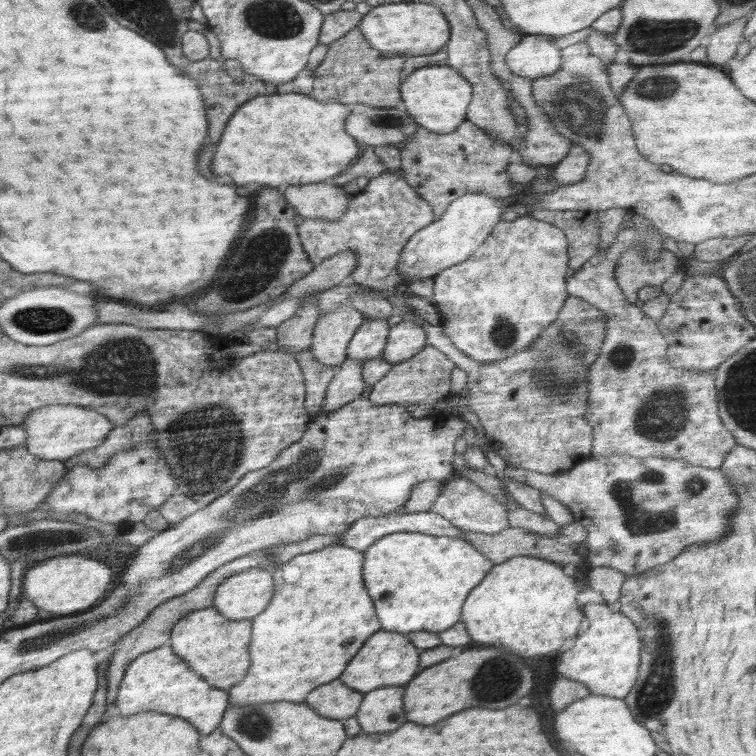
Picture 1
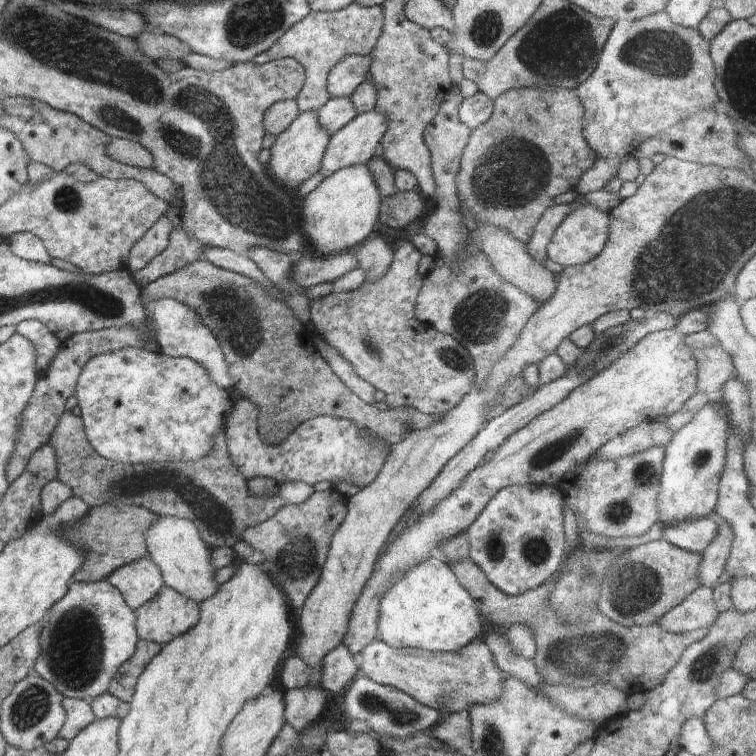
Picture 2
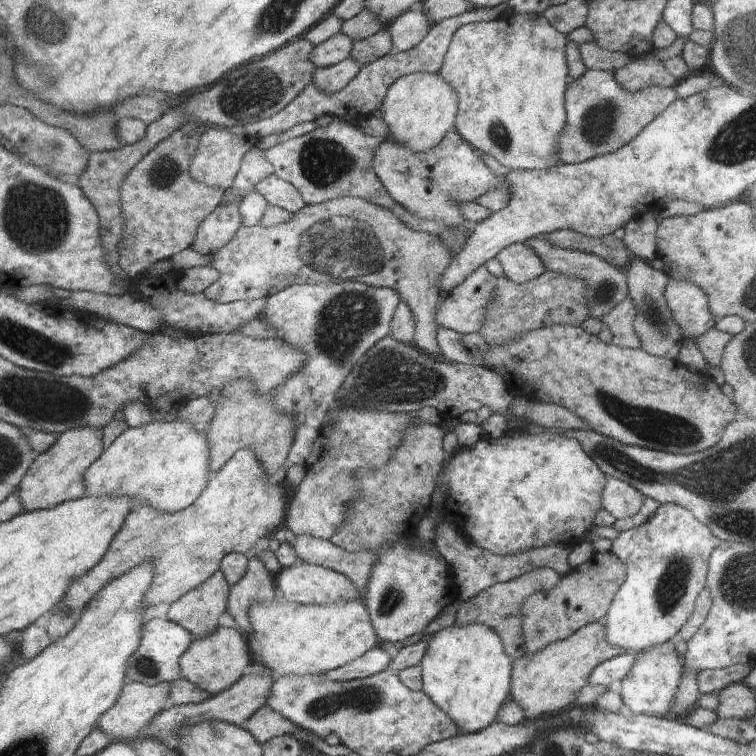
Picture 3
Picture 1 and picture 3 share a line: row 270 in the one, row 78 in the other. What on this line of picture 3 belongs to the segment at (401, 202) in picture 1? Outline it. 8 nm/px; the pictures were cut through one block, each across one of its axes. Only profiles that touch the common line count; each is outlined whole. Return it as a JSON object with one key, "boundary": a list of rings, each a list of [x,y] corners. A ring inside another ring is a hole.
{"boundary":[[[502,4],[491,7],[490,9],[474,9],[472,11],[462,13],[457,17],[443,20],[441,23],[434,23],[429,28],[426,36],[415,47],[410,50],[400,52],[392,50],[390,54],[377,58],[371,63],[361,66],[358,74],[352,80],[339,90],[335,95],[329,97],[322,91],[319,91],[311,82],[306,88],[301,90],[288,106],[285,106],[280,112],[274,116],[258,121],[258,133],[255,142],[261,141],[265,136],[272,133],[279,133],[290,130],[293,126],[308,120],[315,120],[323,114],[338,116],[350,122],[353,120],[360,121],[376,109],[379,109],[381,102],[384,100],[388,87],[400,77],[420,73],[426,70],[428,73],[438,73],[442,66],[444,53],[449,47],[454,31],[466,23],[477,23],[480,21],[489,21],[497,19],[504,11]]]}

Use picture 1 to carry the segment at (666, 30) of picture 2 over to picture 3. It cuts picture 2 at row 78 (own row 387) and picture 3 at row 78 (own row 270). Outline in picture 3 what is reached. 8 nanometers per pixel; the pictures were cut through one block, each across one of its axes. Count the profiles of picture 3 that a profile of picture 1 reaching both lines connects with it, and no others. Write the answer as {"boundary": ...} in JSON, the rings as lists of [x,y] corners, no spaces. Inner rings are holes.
{"boundary":[[[586,69],[581,77],[569,83],[565,92],[566,122],[557,142],[557,160],[560,163],[581,163],[613,153],[677,98],[674,87],[653,86],[631,93],[622,89],[613,73]]]}

